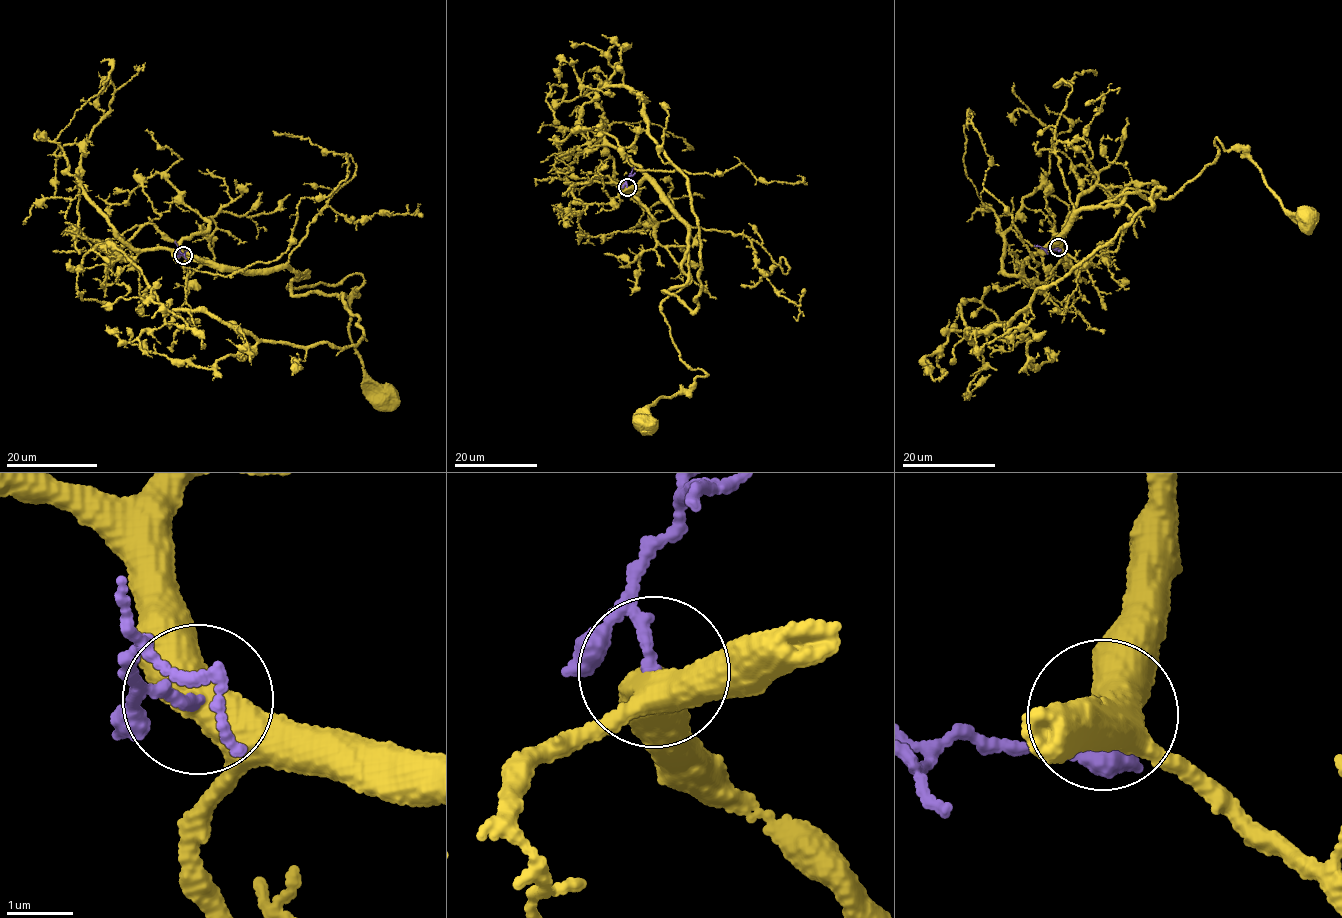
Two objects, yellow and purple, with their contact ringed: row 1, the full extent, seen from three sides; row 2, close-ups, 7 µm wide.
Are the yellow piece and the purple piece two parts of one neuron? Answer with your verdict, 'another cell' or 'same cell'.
another cell

